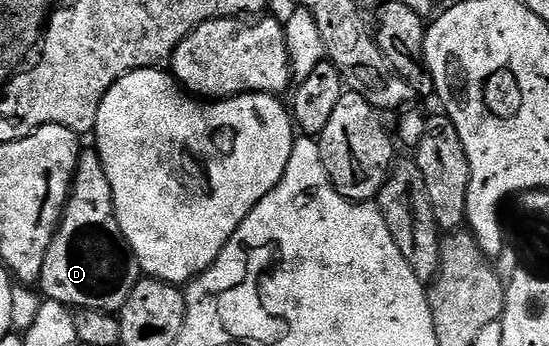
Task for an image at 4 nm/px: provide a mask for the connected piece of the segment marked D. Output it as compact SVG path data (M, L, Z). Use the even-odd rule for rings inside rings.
M82 149L81 157L77 160L77 171L73 173L69 201L65 204L61 221L57 224L57 230L47 248L47 256L43 260L40 293L46 299L62 302L70 308L120 312L123 304L127 304L127 296L131 296L131 288L135 288L135 284L140 282L142 277L142 268L137 263L133 249L126 244L113 213L111 184L107 180L107 172L103 168L101 157L97 155L96 149Z

